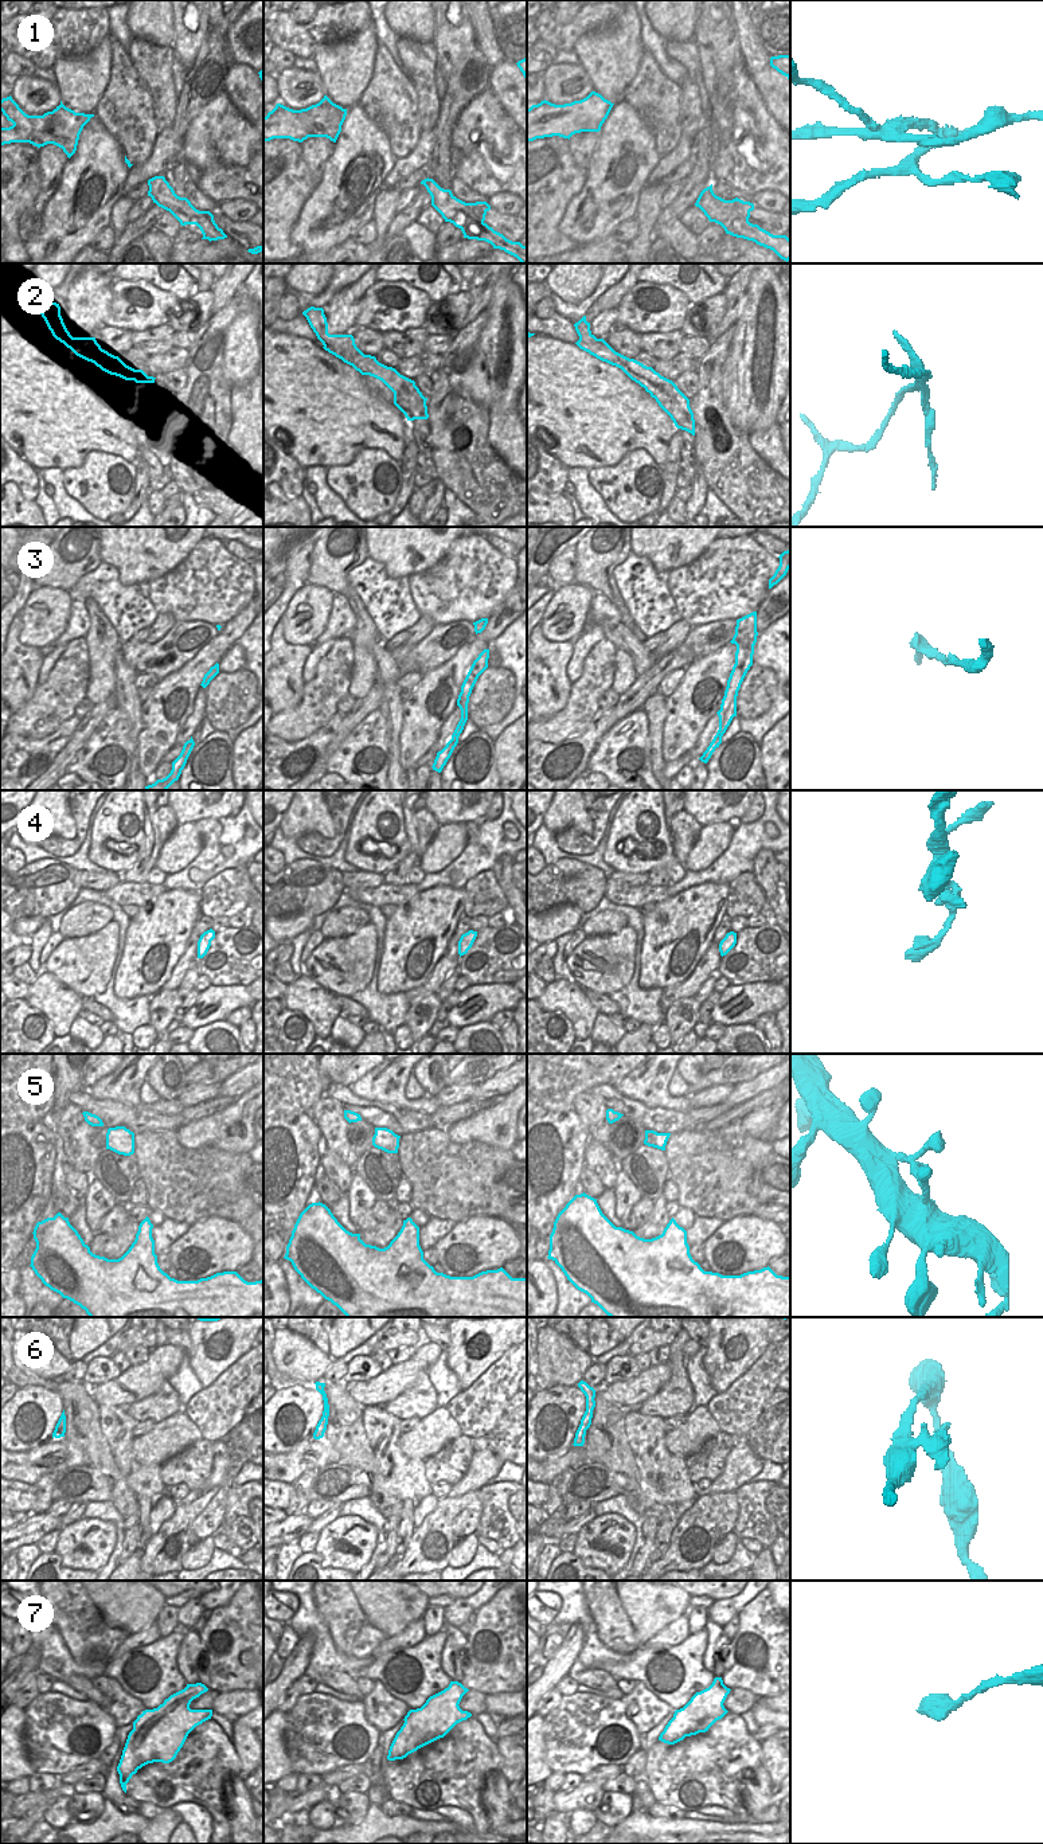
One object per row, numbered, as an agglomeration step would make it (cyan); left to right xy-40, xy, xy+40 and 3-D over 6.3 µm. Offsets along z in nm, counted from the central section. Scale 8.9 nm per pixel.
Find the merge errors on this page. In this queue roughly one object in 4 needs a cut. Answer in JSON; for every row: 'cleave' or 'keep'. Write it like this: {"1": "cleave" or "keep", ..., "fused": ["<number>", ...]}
{"1": "cleave", "2": "cleave", "3": "keep", "4": "keep", "5": "keep", "6": "keep", "7": "keep", "fused": ["1", "2"]}

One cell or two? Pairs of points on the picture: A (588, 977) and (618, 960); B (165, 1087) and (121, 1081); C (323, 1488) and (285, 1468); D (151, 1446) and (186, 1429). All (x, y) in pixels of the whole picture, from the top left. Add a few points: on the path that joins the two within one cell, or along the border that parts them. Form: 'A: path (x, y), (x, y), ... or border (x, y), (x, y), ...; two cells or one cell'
A: path (596, 969), (610, 960); one cell
B: border (151, 1067), (145, 1079); two cells
C: border (338, 1462), (329, 1462), (311, 1471); two cells
D: path (159, 1445), (178, 1432); one cell

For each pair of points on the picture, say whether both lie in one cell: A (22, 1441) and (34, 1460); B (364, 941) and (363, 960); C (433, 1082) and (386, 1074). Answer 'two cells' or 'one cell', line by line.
A: two cells
B: one cell
C: two cells

